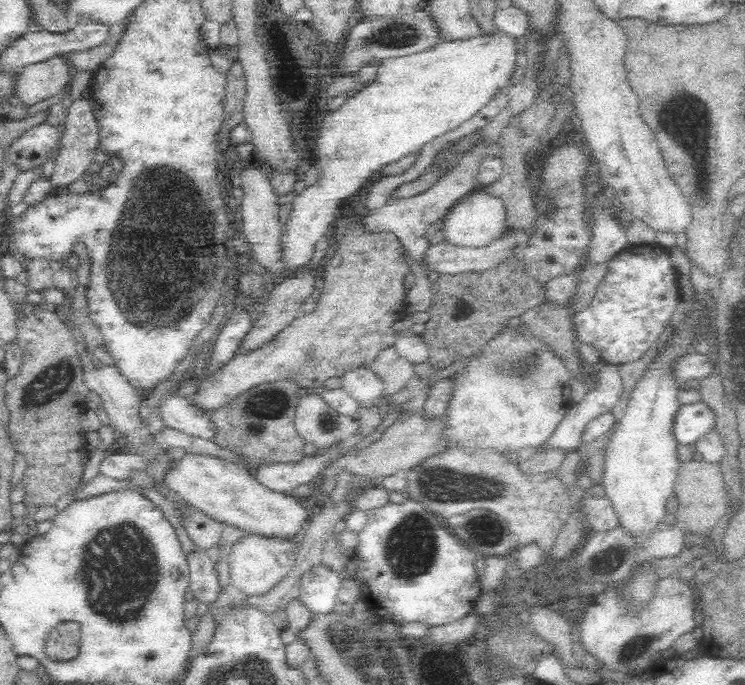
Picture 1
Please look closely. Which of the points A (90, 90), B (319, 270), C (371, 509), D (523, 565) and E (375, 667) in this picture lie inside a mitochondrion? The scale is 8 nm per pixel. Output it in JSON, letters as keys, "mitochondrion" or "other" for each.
{"A":"other","B":"other","C":"other","D":"other","E":"mitochondrion"}

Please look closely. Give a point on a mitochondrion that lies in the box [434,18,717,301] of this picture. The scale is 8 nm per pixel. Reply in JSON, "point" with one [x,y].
{"point":[688,126]}

